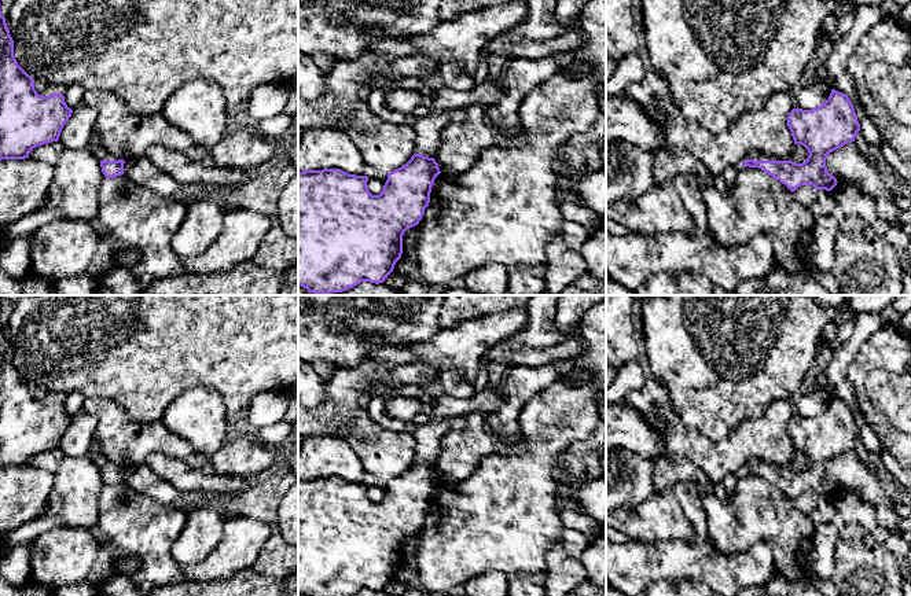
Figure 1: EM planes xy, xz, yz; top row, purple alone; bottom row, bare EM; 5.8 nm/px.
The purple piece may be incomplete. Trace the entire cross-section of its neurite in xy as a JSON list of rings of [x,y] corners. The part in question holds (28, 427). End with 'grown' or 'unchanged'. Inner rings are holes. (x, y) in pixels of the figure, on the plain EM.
[[[0,319],[0,468],[25,467],[33,456],[58,449],[71,420],[63,401],[49,404],[37,401],[33,386],[14,364],[14,347]]]; unchanged

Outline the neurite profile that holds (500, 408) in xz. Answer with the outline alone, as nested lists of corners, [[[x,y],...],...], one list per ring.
[[[552,363],[536,367],[511,367],[499,389],[486,386],[469,398],[444,394],[433,398],[430,420],[418,426],[412,435],[416,441],[415,460],[436,466],[441,455],[441,439],[452,428],[452,417],[466,419],[480,413],[499,448],[511,452],[522,448],[522,433],[518,416],[529,398],[559,379],[559,371]]]

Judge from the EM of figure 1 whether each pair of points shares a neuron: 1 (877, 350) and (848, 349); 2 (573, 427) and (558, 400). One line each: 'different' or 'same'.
1: different
2: same

